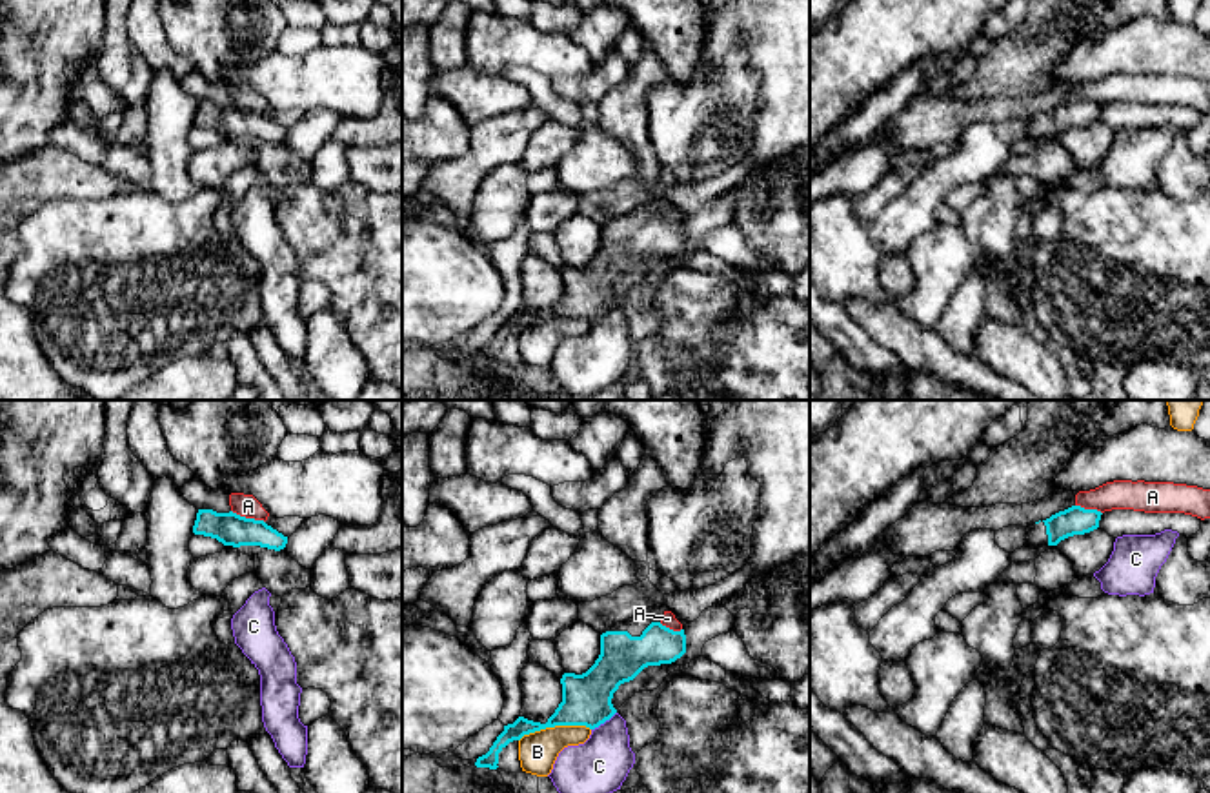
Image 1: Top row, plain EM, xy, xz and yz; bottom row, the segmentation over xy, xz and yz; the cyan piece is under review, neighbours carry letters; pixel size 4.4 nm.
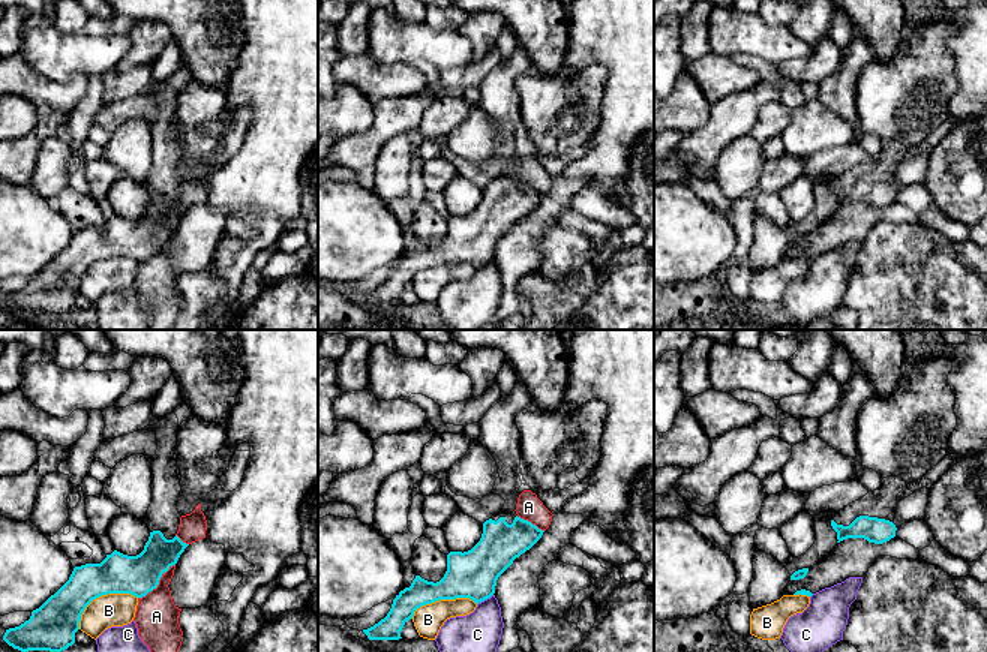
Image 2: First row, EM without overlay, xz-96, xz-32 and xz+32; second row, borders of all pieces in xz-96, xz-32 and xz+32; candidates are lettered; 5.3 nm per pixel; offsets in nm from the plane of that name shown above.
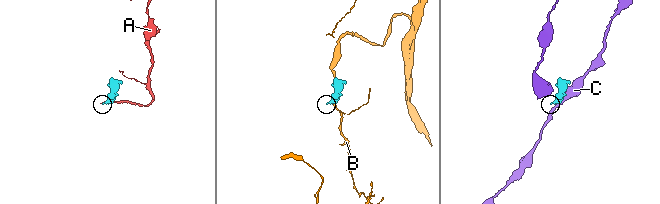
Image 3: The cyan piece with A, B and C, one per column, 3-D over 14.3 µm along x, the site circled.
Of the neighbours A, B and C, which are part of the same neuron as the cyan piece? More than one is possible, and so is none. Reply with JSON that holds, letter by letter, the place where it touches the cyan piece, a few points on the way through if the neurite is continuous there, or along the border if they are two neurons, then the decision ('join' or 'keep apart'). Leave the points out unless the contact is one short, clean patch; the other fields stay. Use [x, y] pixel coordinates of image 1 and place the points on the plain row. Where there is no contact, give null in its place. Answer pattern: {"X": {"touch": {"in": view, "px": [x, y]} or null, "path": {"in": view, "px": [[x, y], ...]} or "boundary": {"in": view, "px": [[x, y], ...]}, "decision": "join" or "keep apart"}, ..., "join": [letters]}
{"A": {"touch": {"in": "xy", "px": [248, 111]}, "decision": "keep apart"}, "B": {"touch": {"in": "xz", "px": [554, 319]}, "decision": "keep apart"}, "C": {"touch": {"in": "xz", "px": [603, 315]}, "decision": "keep apart"}, "join": []}

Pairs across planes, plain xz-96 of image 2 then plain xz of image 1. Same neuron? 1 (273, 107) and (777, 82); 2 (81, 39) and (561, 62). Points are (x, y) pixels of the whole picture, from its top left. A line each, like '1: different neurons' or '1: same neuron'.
1: same neuron
2: same neuron

